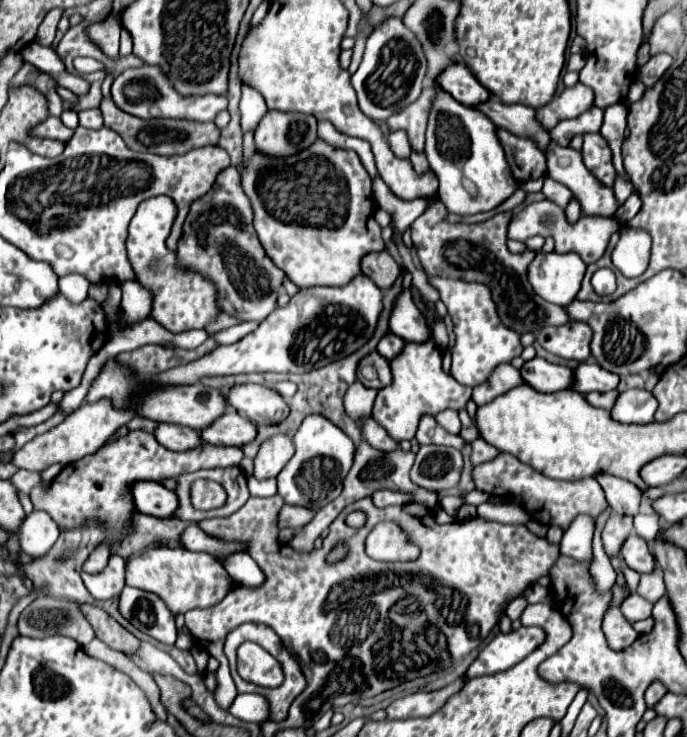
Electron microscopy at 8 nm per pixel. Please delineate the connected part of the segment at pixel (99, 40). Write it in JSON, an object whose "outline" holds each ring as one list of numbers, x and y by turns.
{"outline":[[114,14,108,16,108,20,98,22,88,28,88,38,112,60,118,58,118,46,120,46,120,22]]}

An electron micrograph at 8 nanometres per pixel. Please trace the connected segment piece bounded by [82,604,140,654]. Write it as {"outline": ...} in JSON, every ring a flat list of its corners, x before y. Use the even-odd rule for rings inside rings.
{"outline":[[82,604,82,612,88,618,88,622,94,626,96,638,106,642,110,648,120,650,124,654,132,654,138,648,140,640,132,636,126,628,122,628,108,612,90,604]]}

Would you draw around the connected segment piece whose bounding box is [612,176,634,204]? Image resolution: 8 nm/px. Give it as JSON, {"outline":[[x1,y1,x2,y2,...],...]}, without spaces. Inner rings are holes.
{"outline":[[620,176,616,178,616,186,613,186,614,194,616,194,616,200,618,204,623,204,624,200,634,192,634,186,630,182,624,182]]}

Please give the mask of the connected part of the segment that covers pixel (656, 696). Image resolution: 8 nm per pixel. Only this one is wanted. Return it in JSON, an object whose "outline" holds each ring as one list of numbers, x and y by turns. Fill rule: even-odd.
{"outline":[[652,682,648,686,648,690,646,690,646,704,648,704,648,708,652,708,652,702,658,702,666,692,668,690,666,690,666,686,662,682]]}

